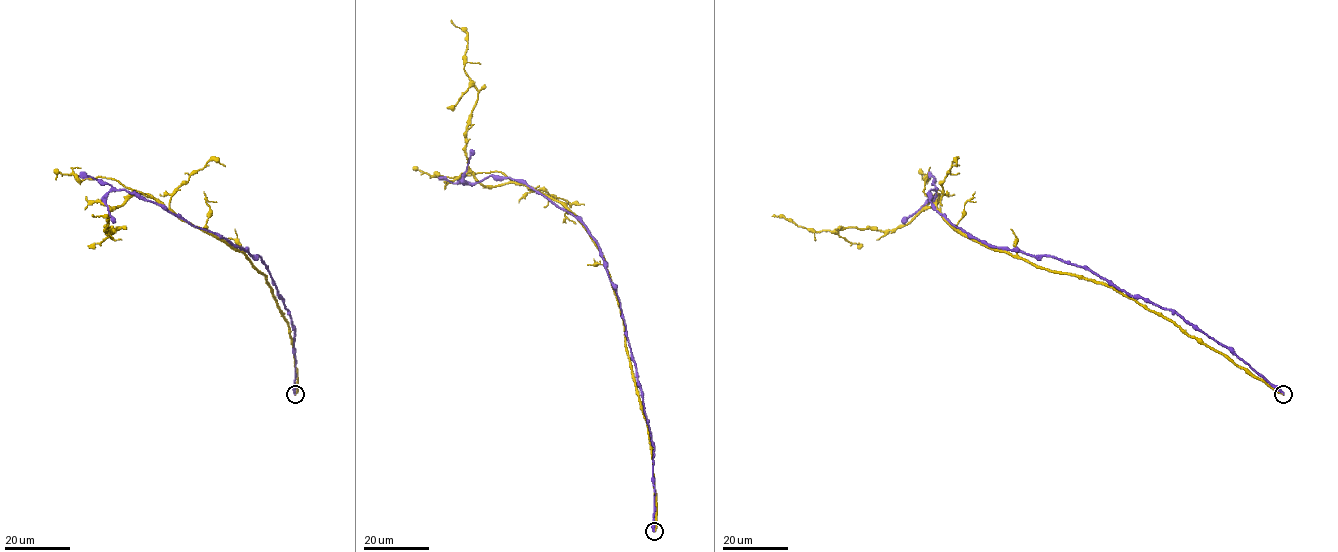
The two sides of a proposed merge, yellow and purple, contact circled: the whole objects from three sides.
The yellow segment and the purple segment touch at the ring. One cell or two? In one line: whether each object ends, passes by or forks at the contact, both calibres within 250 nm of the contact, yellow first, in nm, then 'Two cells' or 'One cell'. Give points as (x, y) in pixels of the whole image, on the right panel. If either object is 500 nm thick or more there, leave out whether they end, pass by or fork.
At the ring yellow ends. At the ring purple ends. Thickness 440 nm (yellow) against 360 nm. Two cells

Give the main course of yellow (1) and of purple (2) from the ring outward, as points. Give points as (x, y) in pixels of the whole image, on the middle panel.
1: (654, 531), (649, 428), (605, 259), (559, 202), (469, 168), (478, 90), (451, 20)
2: (654, 531), (654, 443), (616, 287), (597, 240), (525, 183), (488, 176), (467, 184), (471, 149)

